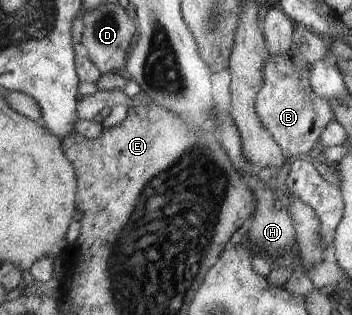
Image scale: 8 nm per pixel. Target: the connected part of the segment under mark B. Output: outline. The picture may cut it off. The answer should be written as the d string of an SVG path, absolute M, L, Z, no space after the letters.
M290 56L271 57L264 67L265 85L257 100L257 109L264 126L292 159L308 157L312 148L319 147L321 136L335 112L324 97L315 93L311 83L311 64Z

